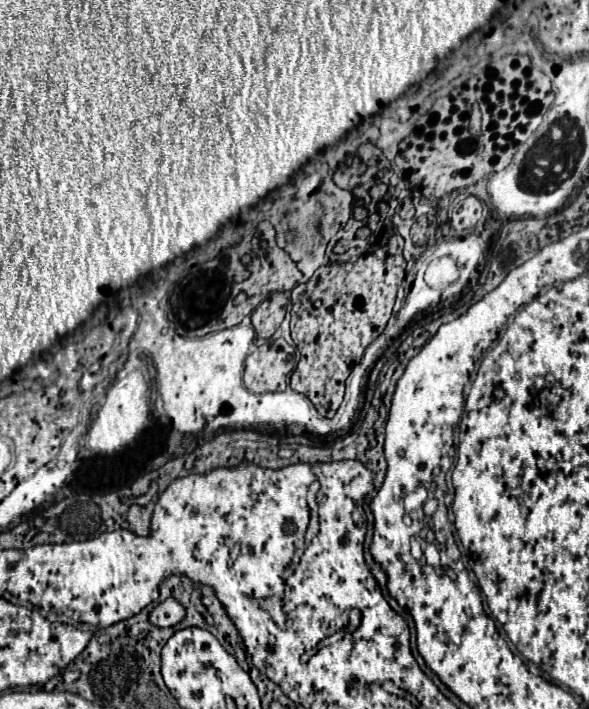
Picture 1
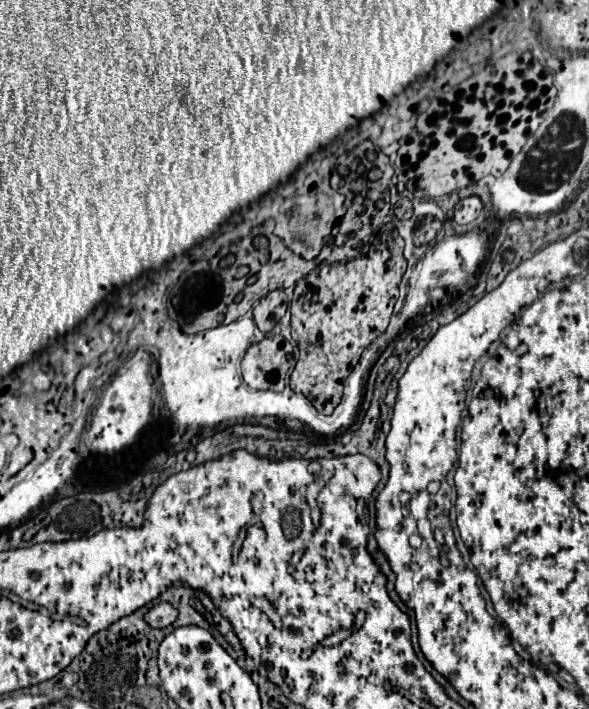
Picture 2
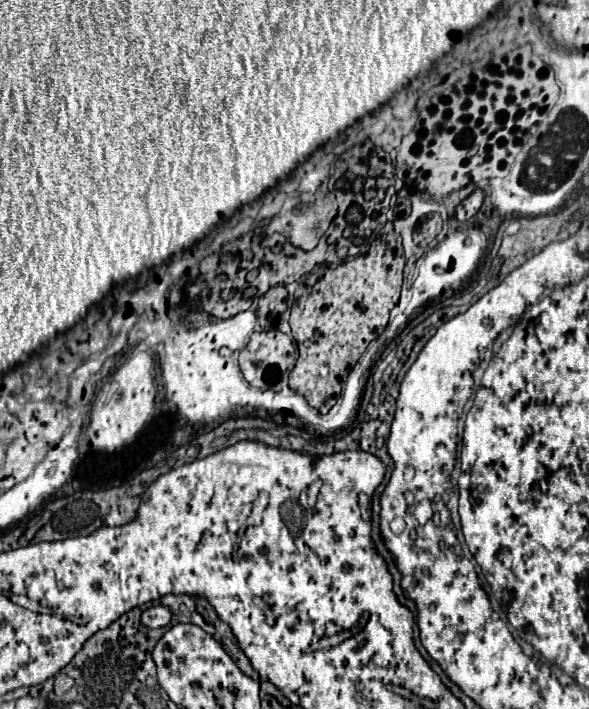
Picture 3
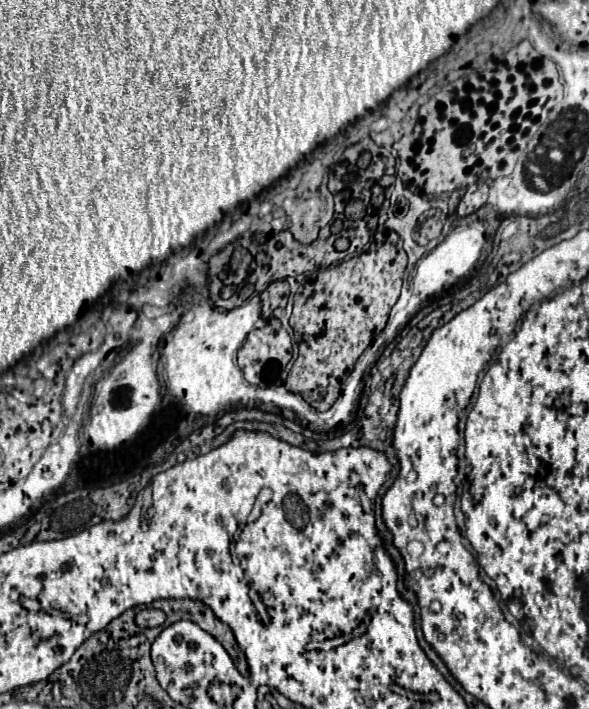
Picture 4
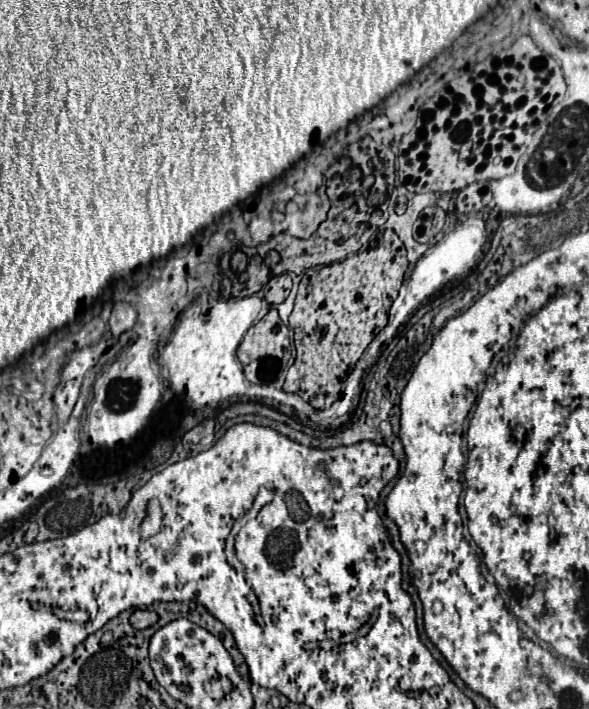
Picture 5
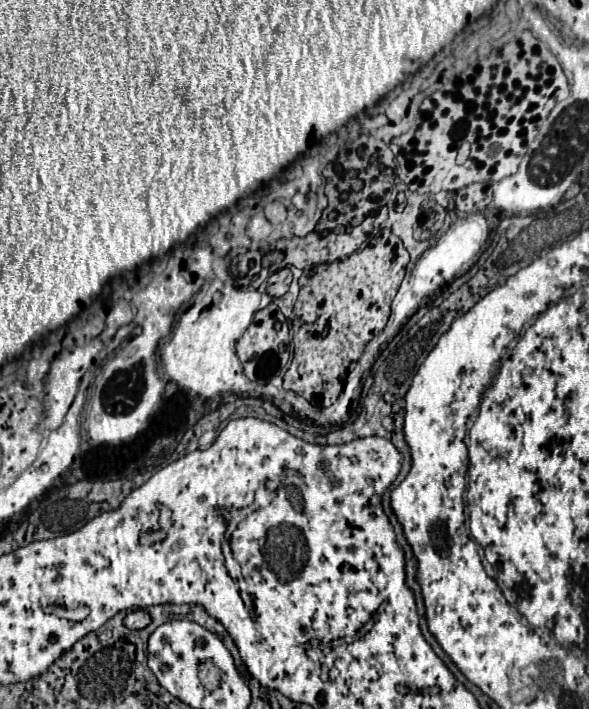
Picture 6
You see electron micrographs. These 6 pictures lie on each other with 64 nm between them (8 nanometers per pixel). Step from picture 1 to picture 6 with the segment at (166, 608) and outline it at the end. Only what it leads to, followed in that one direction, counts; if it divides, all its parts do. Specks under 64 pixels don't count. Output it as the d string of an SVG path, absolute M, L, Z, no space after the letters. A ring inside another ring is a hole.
M134 610L134 612L128 612L126 618L124 618L124 626L130 628L130 630L142 630L148 626L148 620L150 616L142 610Z

